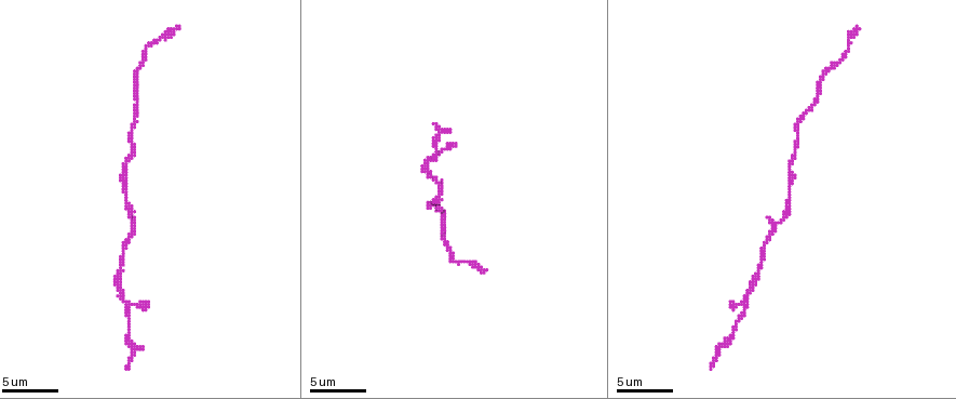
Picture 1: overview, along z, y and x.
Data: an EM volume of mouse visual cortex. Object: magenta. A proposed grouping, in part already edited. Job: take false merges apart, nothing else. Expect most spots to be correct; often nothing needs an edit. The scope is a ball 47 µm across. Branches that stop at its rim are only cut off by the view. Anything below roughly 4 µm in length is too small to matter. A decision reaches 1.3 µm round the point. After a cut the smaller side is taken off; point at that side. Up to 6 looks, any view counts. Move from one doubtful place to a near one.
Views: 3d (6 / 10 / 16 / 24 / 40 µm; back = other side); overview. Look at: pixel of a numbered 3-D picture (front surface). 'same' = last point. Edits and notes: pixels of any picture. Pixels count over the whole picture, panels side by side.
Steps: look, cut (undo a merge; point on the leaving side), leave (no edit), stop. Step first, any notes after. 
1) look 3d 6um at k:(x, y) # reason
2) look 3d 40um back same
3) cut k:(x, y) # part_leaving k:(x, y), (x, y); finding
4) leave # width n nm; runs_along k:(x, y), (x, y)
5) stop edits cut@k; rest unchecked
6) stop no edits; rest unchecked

look 3d 6um at 1:(750, 294) # thick turns thin

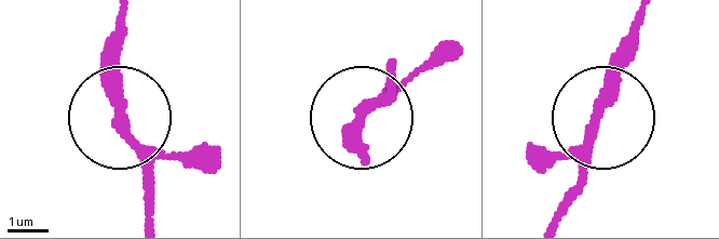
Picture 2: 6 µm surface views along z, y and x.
look 3d 6um back at 2:(118, 112)

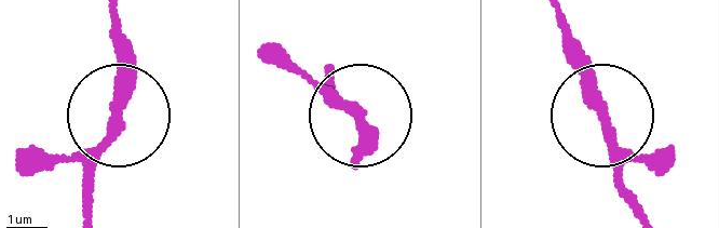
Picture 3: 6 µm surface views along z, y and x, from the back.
leave # runs_along 3:(556, 12), (569, 64), (604, 116), (627, 205); all the same neuron

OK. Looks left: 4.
look 3d 6um at 1:(775, 229) # three-way junction

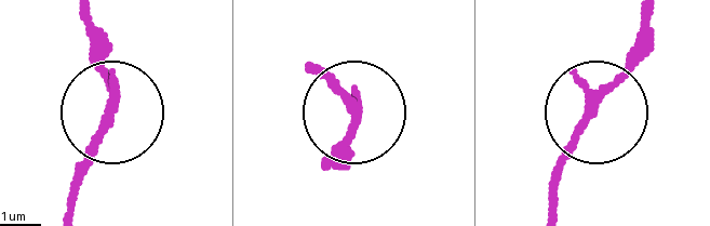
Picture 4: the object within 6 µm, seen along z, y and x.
leave # arms 3; runs_along 4:(83, 15), (111, 108), (77, 177); continuous, no second neuron

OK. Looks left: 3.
look 3d 10um at 1:(123, 163)

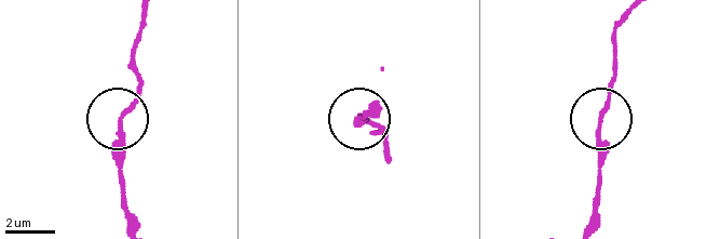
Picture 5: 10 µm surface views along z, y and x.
leave # runs_along 5:(598, 180), (598, 125), (616, 71); all the same neuron

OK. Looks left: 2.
stop no edits; rest unchecked

